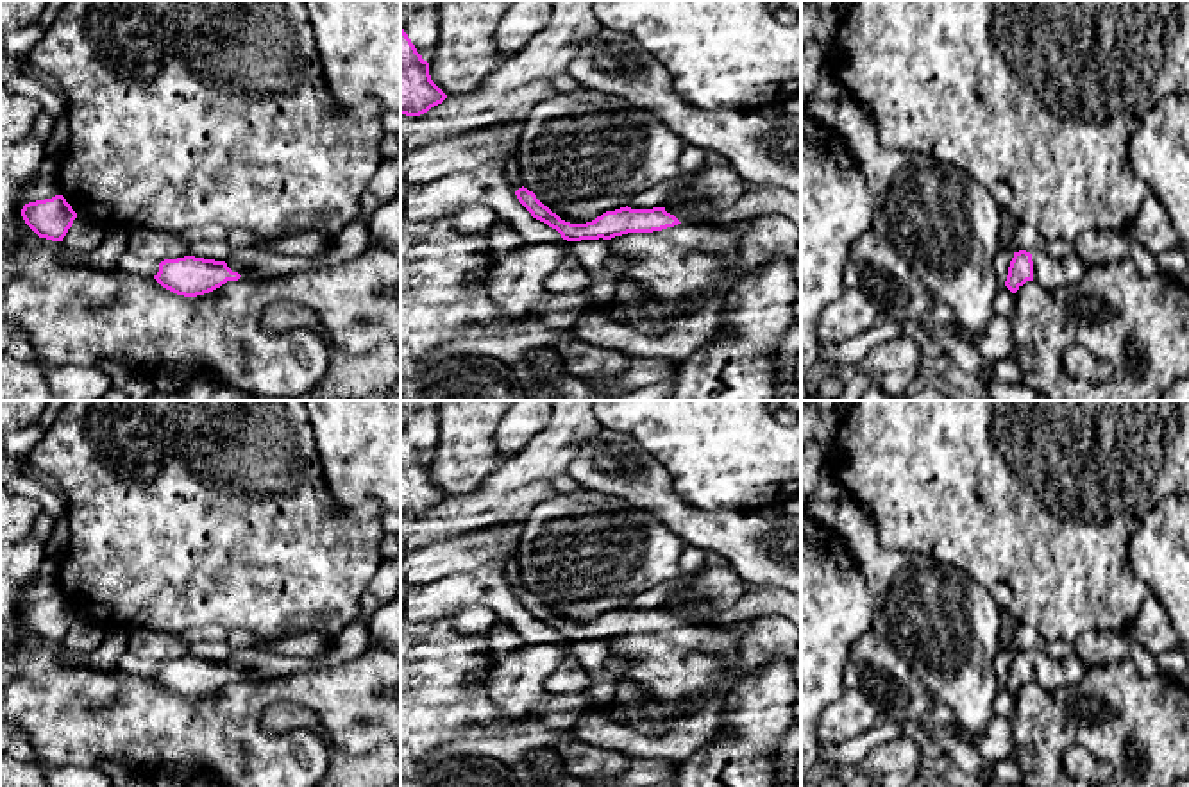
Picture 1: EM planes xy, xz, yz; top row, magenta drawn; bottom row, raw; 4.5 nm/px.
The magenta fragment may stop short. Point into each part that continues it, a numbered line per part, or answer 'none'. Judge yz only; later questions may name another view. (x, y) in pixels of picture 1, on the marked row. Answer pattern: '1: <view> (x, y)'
1: yz (1050, 272)

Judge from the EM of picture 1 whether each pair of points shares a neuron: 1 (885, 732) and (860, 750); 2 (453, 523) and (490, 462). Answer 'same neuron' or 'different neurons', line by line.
1: same neuron
2: different neurons

